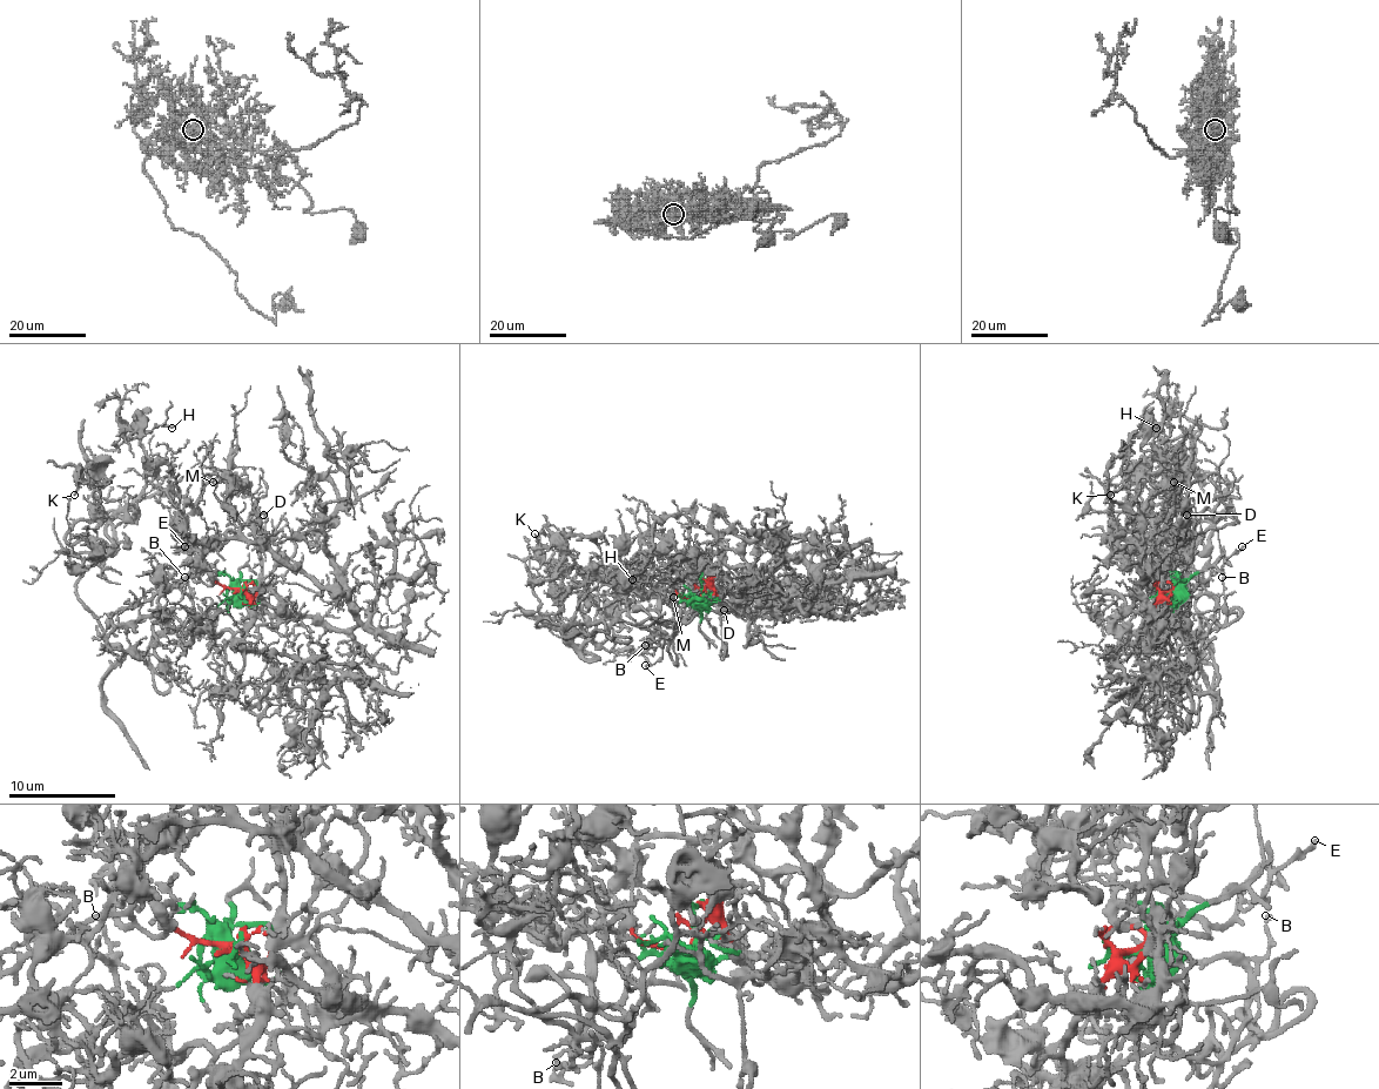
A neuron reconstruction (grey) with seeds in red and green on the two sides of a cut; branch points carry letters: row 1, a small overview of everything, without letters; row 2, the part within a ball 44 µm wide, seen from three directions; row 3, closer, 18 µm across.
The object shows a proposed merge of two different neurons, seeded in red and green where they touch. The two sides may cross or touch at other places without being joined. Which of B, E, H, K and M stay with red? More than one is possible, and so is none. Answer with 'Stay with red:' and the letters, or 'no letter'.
Stay with red: no letter

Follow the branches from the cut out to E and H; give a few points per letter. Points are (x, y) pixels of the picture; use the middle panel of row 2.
E: (700, 599), (681, 602), (673, 614), (660, 620), (658, 631), (663, 656), (644, 666)
H: (700, 599), (666, 620), (633, 585), (609, 633), (537, 626), (601, 642), (585, 580), (633, 580)

